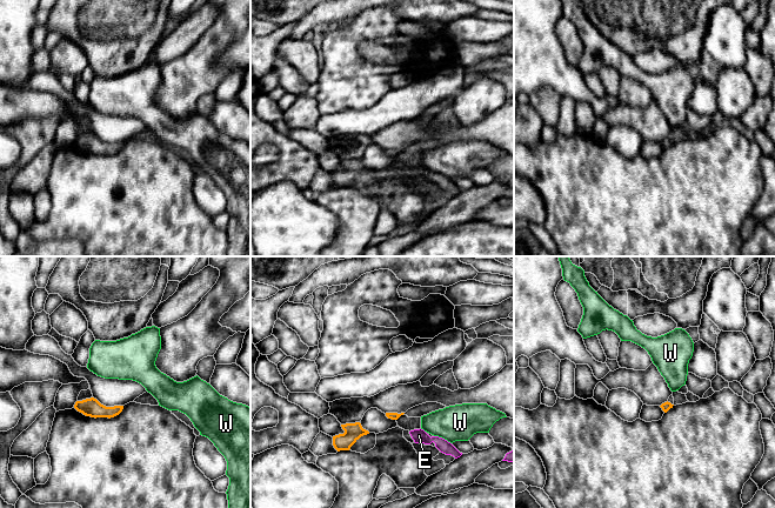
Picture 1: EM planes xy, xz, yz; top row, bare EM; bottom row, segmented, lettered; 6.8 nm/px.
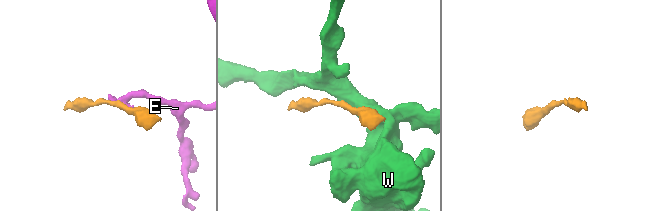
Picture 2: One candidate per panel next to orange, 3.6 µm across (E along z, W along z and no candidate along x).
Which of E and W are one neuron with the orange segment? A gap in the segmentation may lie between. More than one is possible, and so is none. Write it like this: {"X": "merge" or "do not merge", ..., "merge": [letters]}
{"E": "do not merge", "W": "do not merge", "merge": []}

